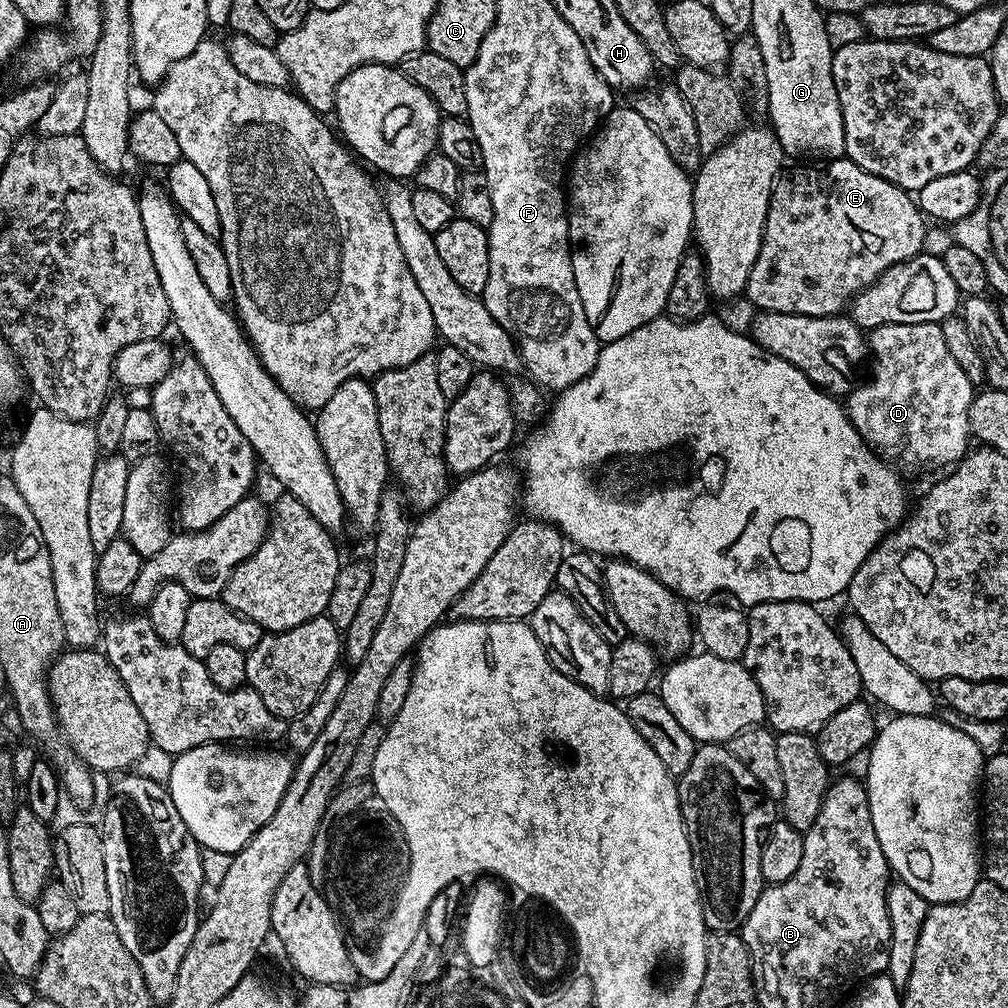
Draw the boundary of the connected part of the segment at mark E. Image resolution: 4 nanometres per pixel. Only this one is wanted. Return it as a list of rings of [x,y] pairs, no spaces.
[[[829,160],[821,168],[792,168],[772,185],[762,246],[750,270],[746,297],[761,312],[838,316],[850,301],[898,262],[921,255],[926,217],[909,193],[888,180],[878,178],[853,160]]]

